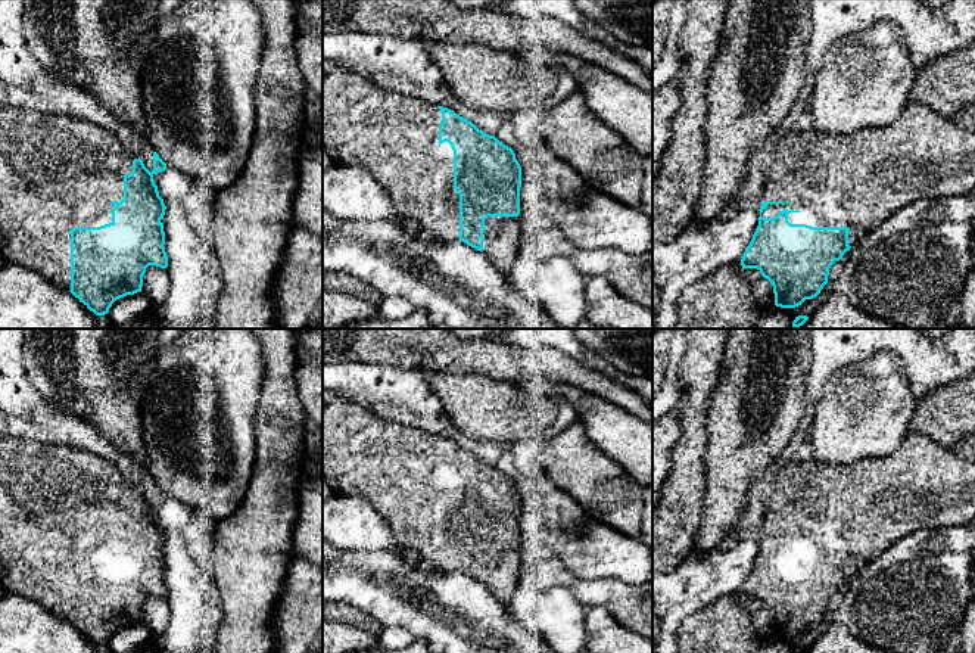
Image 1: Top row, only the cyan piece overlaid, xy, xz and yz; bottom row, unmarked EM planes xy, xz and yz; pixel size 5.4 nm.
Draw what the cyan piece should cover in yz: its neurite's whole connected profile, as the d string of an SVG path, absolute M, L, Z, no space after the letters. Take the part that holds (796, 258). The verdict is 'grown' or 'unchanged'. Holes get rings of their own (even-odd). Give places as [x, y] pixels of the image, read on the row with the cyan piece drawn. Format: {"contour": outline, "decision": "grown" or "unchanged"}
{"contour": "M909 100L888 127L834 136L814 128L788 131L764 172L758 226L741 265L757 268L773 286L775 305L795 308L816 298L828 283L829 268L865 234L894 211L921 199L968 195L975 190L975 130L944 119L922 103Z", "decision": "grown"}

